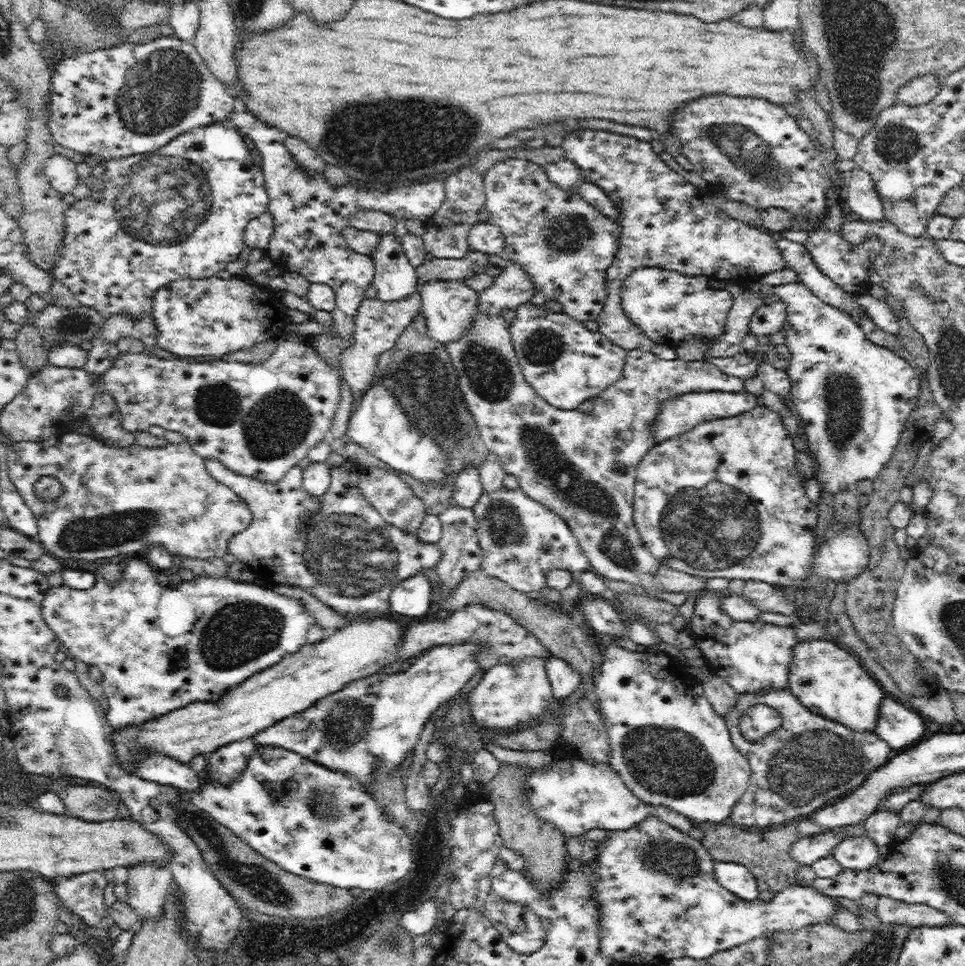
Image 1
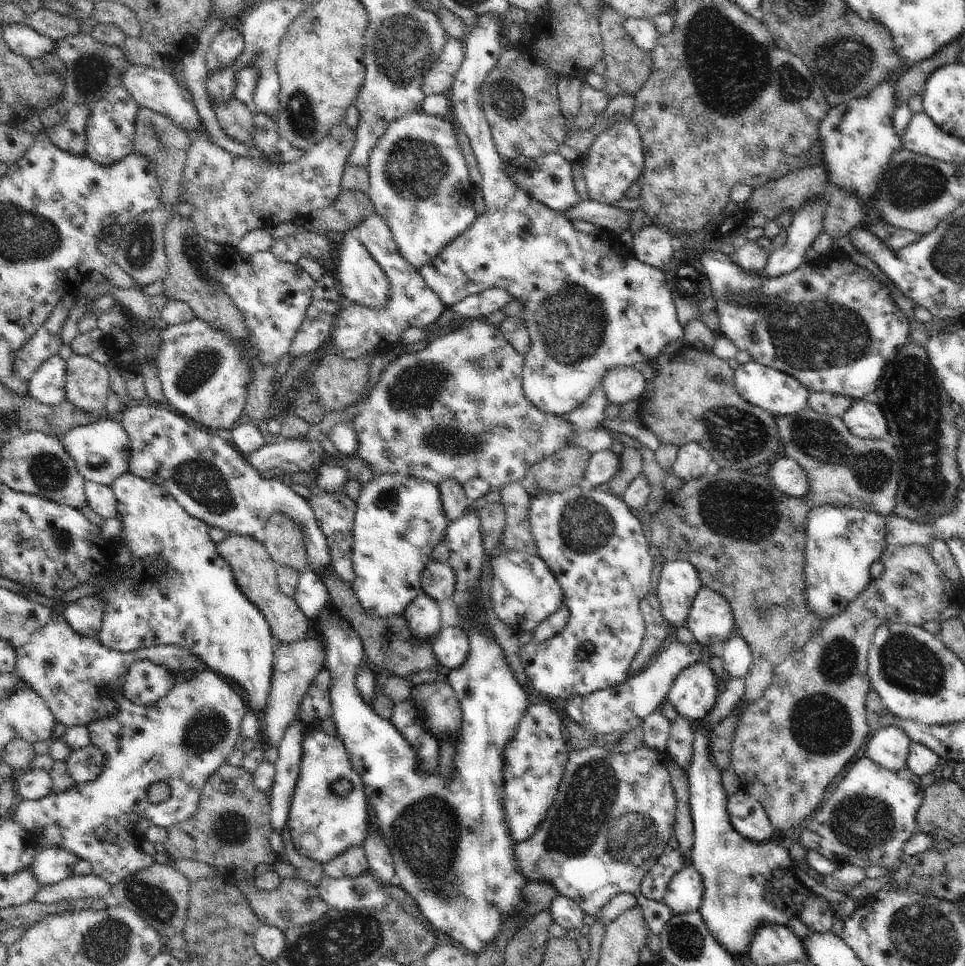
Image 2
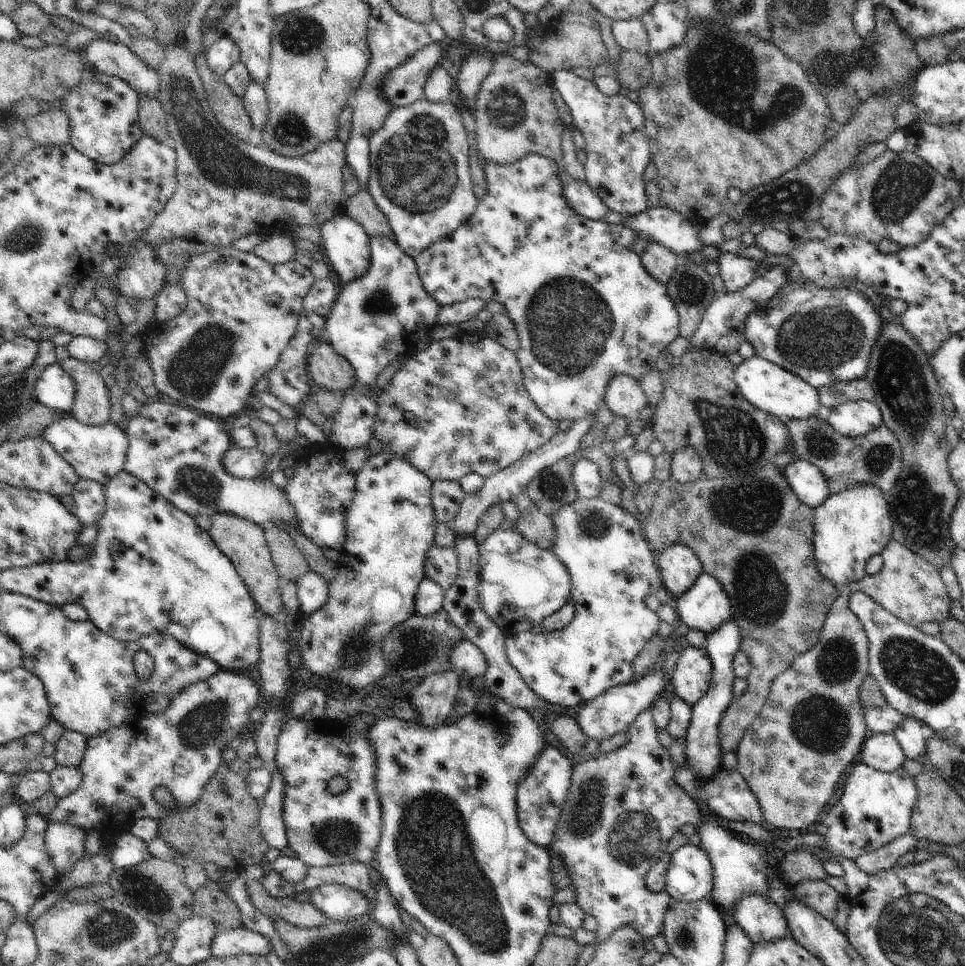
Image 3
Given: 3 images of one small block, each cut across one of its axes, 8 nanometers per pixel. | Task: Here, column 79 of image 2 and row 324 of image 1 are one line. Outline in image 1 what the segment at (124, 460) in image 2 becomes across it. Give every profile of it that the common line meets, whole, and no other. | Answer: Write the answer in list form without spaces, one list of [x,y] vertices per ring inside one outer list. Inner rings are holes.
[[[418,280],[418,290],[421,290],[422,314],[426,317],[427,334],[435,341],[444,343],[458,341],[460,337],[467,334],[467,330],[473,323],[473,318],[478,311],[479,293],[466,286],[464,281],[426,281],[420,285]]]

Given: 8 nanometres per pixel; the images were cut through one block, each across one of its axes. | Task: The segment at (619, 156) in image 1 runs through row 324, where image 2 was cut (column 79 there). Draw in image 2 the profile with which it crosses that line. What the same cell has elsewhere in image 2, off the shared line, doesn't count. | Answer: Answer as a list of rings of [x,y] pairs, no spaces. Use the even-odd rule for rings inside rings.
[[[83,597],[63,610],[66,622],[82,637],[96,637],[103,625],[105,604],[100,597]]]

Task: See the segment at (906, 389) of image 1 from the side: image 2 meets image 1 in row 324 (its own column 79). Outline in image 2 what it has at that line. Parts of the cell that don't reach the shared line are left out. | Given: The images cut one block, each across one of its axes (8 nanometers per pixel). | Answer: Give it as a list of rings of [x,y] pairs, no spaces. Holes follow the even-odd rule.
[[[204,669],[199,673],[196,672],[194,676],[186,682],[177,684],[172,690],[154,705],[140,706],[135,705],[133,702],[126,700],[122,695],[114,693],[111,699],[116,705],[117,711],[111,714],[108,718],[98,718],[97,721],[92,721],[87,727],[91,734],[91,744],[97,746],[105,756],[105,765],[103,766],[102,774],[99,774],[98,778],[95,778],[90,783],[78,783],[71,789],[67,789],[59,794],[52,794],[40,799],[39,801],[24,801],[19,800],[11,813],[11,817],[15,823],[18,823],[30,836],[32,836],[32,842],[41,850],[48,849],[49,847],[62,847],[74,853],[80,860],[88,861],[91,864],[91,874],[97,877],[103,878],[108,884],[113,887],[115,884],[122,882],[128,877],[134,877],[137,872],[150,868],[156,861],[153,857],[144,853],[140,848],[140,843],[145,839],[145,830],[151,826],[157,827],[171,827],[182,821],[188,820],[191,816],[197,813],[200,797],[202,794],[203,786],[206,781],[214,772],[227,762],[228,757],[232,755],[236,750],[236,741],[241,735],[241,722],[245,717],[245,712],[248,710],[248,706],[243,696],[238,694],[237,689],[225,680],[219,674],[216,674],[212,669]],[[154,782],[165,782],[170,788],[170,797],[168,800],[161,803],[152,803],[148,799],[148,788],[154,784]]]

